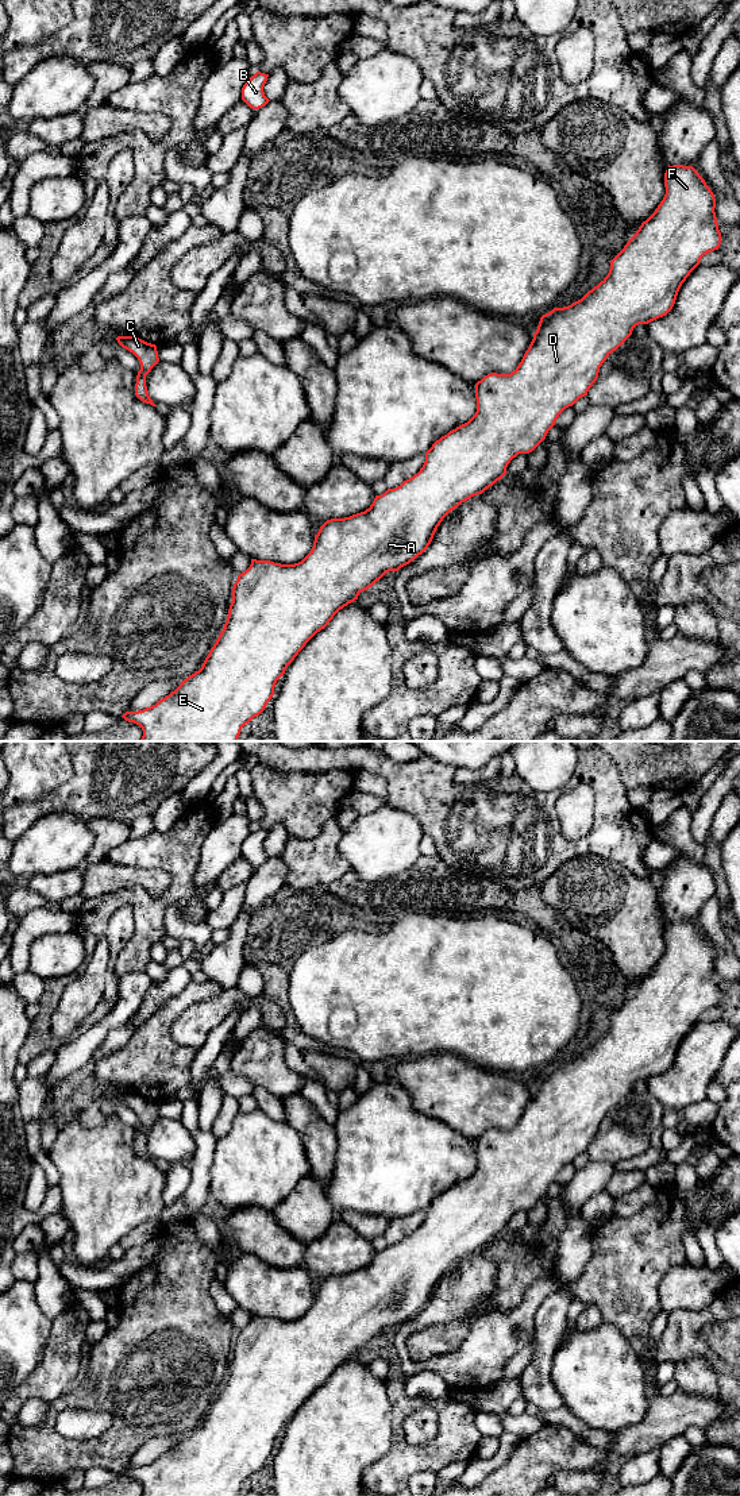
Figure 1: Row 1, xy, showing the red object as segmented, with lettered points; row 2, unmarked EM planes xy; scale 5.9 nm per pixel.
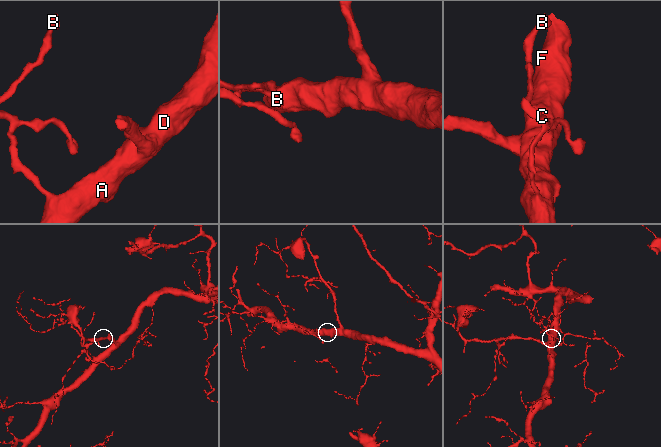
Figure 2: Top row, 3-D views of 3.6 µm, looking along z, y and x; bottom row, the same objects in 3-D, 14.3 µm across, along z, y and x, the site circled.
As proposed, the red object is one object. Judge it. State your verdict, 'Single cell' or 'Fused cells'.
Single cell

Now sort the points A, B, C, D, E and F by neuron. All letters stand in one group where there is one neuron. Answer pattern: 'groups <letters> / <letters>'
groups A B C D E F

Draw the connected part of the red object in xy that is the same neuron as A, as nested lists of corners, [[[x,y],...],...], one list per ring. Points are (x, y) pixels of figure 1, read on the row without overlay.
[[[668,921],[664,942],[663,956],[610,1017],[608,1032],[581,1056],[554,1064],[540,1073],[533,1095],[514,1127],[492,1129],[475,1140],[475,1171],[432,1200],[417,1230],[375,1252],[365,1268],[327,1276],[315,1291],[311,1308],[301,1318],[281,1320],[251,1315],[250,1323],[234,1339],[227,1377],[201,1424],[155,1461],[122,1472],[142,1484],[140,1496],[238,1496],[242,1484],[265,1466],[288,1422],[340,1365],[358,1356],[362,1347],[374,1342],[386,1329],[398,1327],[421,1311],[451,1266],[500,1237],[513,1214],[532,1208],[546,1195],[559,1171],[587,1152],[602,1119],[632,1091],[636,1081],[648,1080],[672,1065],[682,1040],[701,1014],[718,1006],[721,988],[714,968],[714,951],[693,922]]]

